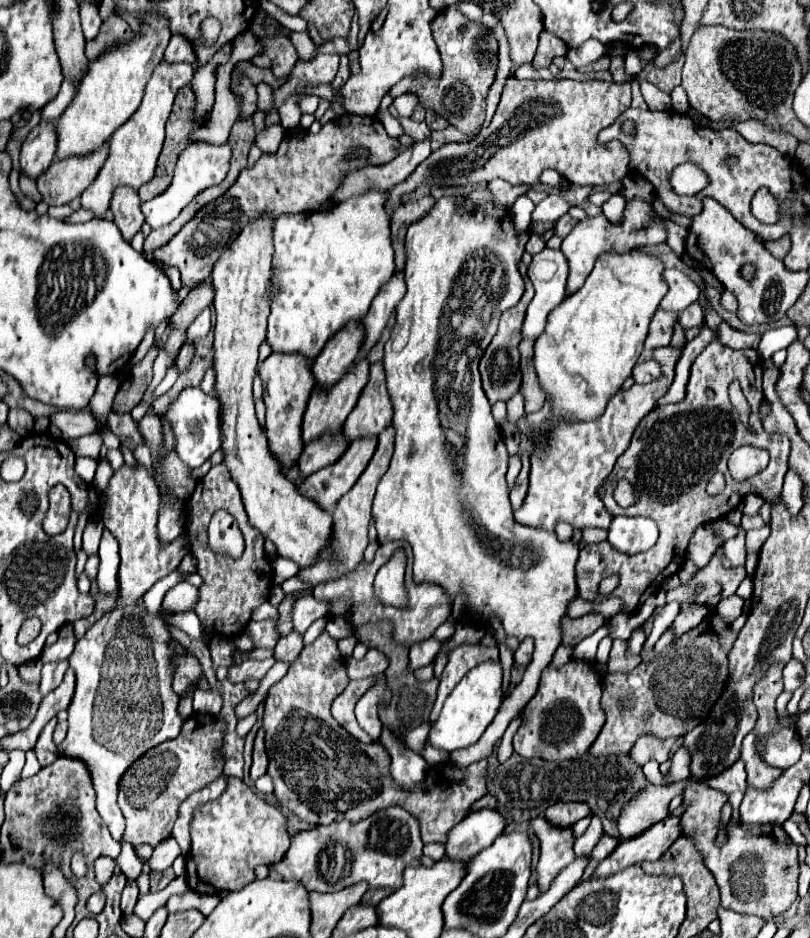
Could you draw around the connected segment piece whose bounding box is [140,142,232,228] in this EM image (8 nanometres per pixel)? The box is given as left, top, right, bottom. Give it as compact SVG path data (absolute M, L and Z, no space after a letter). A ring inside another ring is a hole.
M194 142L192 146L186 148L186 152L182 152L178 164L176 164L176 174L172 178L172 184L166 192L162 192L160 196L148 200L148 202L142 202L140 204L140 210L146 218L146 222L152 226L152 228L160 228L160 226L166 226L170 224L178 214L180 210L204 188L208 186L214 186L218 182L224 180L226 172L228 172L228 160L230 160L230 146L228 142L222 144L222 146L210 146L206 142Z

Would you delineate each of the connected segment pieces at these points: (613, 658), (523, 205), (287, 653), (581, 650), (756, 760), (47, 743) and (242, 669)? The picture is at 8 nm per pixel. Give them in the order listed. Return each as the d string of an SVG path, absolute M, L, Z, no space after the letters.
M614 640L608 660L608 672L630 672L642 662L640 656L626 656L624 652L626 652L626 642Z
M520 196L512 206L512 218L514 218L514 230L526 232L530 226L530 214L534 210L534 204L528 196Z
M290 632L288 636L280 636L276 648L274 648L274 658L276 660L286 660L288 664L296 660L296 656L302 652L302 636L298 632Z
M602 626L594 634L578 643L573 649L573 658L584 661L595 661L597 647L602 638L608 634L608 628Z
M750 732L744 742L742 742L742 760L746 762L746 772L748 772L748 784L752 788L758 788L758 790L768 790L774 780L778 780L782 776L782 770L780 768L774 768L774 766L768 766L758 750L756 750L756 734Z
M56 718L42 730L42 734L40 734L40 738L38 738L38 746L34 748L34 752L36 752L36 756L38 756L38 760L40 760L42 766L52 764L52 760L56 760L56 756L58 756L58 748L56 748L56 744L52 742L54 726L56 726Z
M246 660L242 664L232 664L228 668L228 680L232 684L248 682L248 680L262 680L266 672L274 666L274 660Z

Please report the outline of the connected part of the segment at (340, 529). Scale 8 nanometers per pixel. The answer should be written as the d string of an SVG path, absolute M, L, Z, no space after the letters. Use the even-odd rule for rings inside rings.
M388 426L380 436L378 436L378 446L376 452L370 460L370 464L366 466L366 470L362 472L362 476L358 478L358 482L350 488L348 494L344 494L336 508L334 508L334 524L332 524L332 536L328 540L328 546L322 548L322 552L318 552L318 558L314 560L312 566L300 568L298 570L298 578L310 586L318 586L318 584L326 584L330 580L338 580L342 576L348 576L350 572L354 572L354 568L358 568L358 564L364 558L364 550L368 546L368 524L370 524L370 508L372 508L372 498L378 486L378 480L384 476L390 458L392 458L392 450L394 450L394 428Z

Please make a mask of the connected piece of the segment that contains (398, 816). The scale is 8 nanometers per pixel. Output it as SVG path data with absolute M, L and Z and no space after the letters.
M392 806L358 824L342 820L290 836L288 852L270 868L284 880L298 880L306 890L316 892L336 892L356 882L366 882L370 890L396 890L402 886L402 870L406 866L420 866L422 846L418 820L406 810Z

